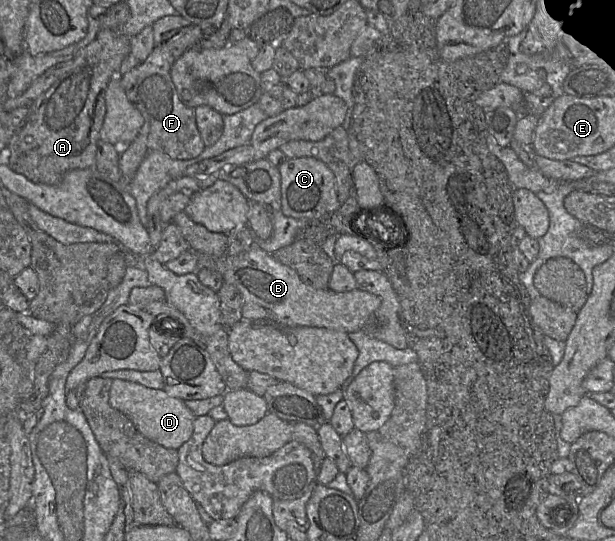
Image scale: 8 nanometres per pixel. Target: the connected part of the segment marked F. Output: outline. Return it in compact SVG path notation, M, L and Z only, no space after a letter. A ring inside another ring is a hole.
M227 16L221 27L214 32L204 32L200 26L192 25L173 40L156 45L143 63L124 74L118 74L127 99L149 123L150 132L147 139L149 151L160 151L176 160L193 159L204 151L205 145L196 125L194 108L186 106L180 100L170 70L174 62L190 48L225 47L229 43L231 29Z

